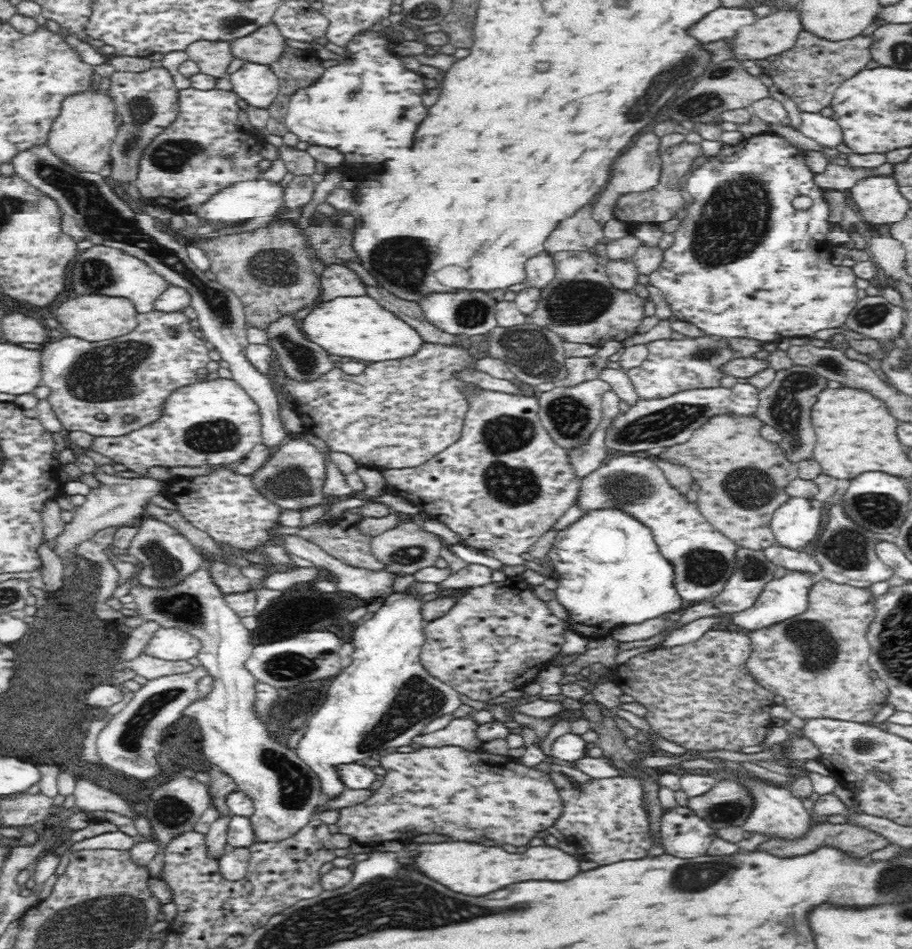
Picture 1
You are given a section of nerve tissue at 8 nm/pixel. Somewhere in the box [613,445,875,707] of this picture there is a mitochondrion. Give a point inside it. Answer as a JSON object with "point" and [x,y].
{"point":[819,649]}

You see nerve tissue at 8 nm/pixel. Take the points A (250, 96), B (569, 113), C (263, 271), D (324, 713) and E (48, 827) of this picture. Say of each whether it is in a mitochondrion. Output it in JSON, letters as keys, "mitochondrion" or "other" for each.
{"A":"other","B":"other","C":"mitochondrion","D":"other","E":"other"}

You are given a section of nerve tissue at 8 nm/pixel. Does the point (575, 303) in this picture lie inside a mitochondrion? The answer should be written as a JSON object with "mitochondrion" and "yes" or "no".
{"mitochondrion":"yes"}

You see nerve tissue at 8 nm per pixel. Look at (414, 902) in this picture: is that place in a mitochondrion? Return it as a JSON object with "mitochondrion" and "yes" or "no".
{"mitochondrion":"yes"}

